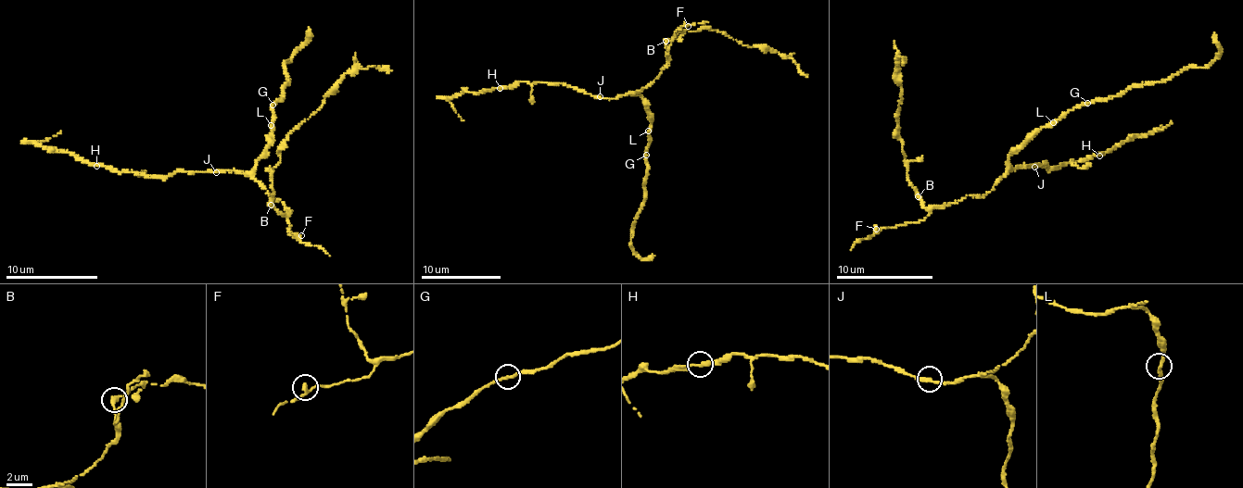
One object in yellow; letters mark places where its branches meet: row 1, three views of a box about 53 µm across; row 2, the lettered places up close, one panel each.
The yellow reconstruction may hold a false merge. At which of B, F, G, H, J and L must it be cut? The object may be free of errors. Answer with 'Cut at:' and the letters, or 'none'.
Cut at: none

